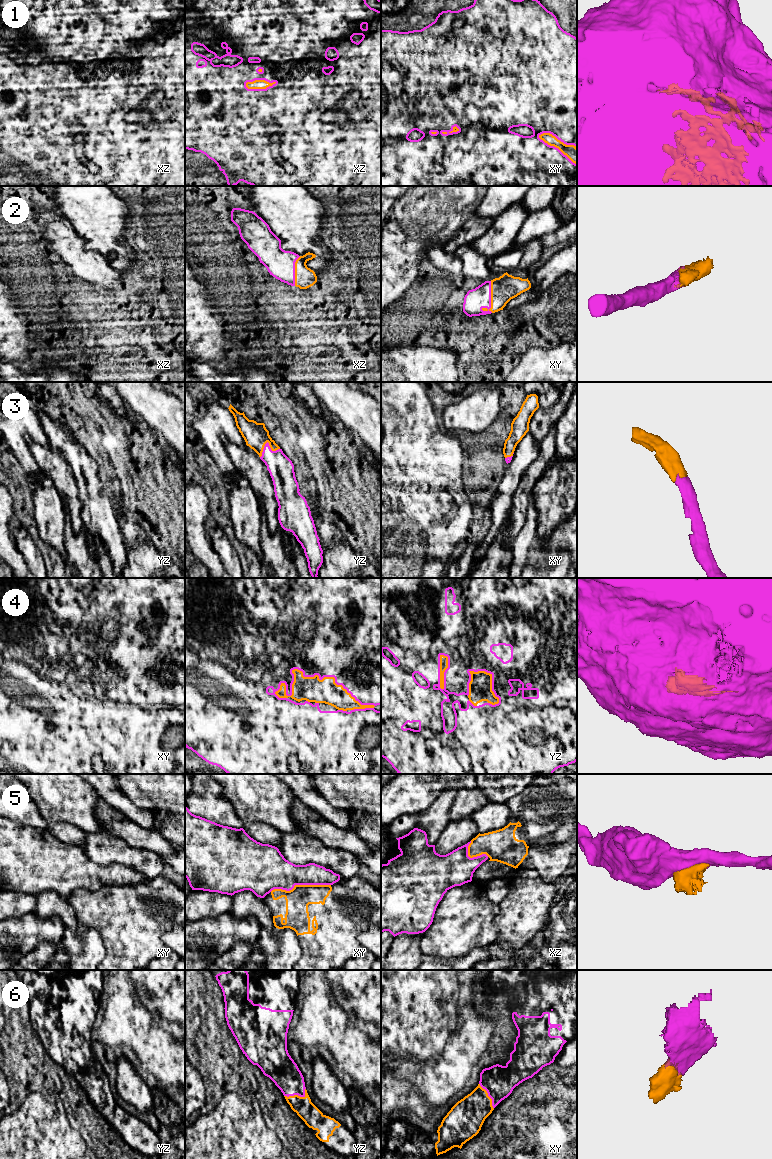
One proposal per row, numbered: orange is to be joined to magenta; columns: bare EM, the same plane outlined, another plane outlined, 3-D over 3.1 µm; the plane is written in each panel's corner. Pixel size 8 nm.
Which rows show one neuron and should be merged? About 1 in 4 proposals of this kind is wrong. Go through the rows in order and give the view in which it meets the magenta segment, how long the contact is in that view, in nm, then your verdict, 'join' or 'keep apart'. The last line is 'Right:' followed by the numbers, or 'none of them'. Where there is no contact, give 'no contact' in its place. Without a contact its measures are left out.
1: meets magenta in xy; contact 400 nm long; join
2: meets magenta in xy; contact 260 nm long; join
3: meets magenta in yz; contact 180 nm long; join
4: meets magenta in xy; contact 800 nm long; join
5: meets magenta in xy; contact 500 nm long; keep apart
6: meets magenta in yz; contact 190 nm long; join
Right: 1, 2, 3, 4, 6

